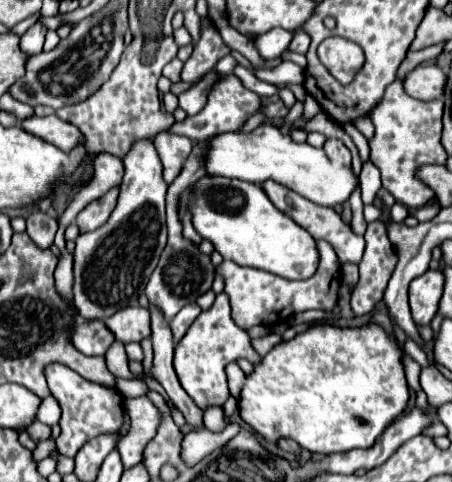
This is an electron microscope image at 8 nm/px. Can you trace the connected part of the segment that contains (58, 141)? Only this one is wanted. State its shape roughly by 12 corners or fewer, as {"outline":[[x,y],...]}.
{"outline":[[56,114],[22,120],[22,128],[68,152],[84,142],[76,126]]}

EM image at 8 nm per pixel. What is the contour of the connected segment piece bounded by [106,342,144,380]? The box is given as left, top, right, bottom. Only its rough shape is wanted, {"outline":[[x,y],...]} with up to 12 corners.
{"outline":[[114,342],[106,352],[106,366],[114,376],[140,378],[128,370],[122,342]]}

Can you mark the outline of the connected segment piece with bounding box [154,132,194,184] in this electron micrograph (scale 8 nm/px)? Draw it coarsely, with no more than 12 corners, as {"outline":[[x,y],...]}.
{"outline":[[162,132],[154,138],[170,184],[192,152],[192,140]]}

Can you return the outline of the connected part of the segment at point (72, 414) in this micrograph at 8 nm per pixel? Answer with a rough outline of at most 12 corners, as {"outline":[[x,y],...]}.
{"outline":[[68,366],[44,368],[60,402],[58,452],[120,430],[120,392]]}

